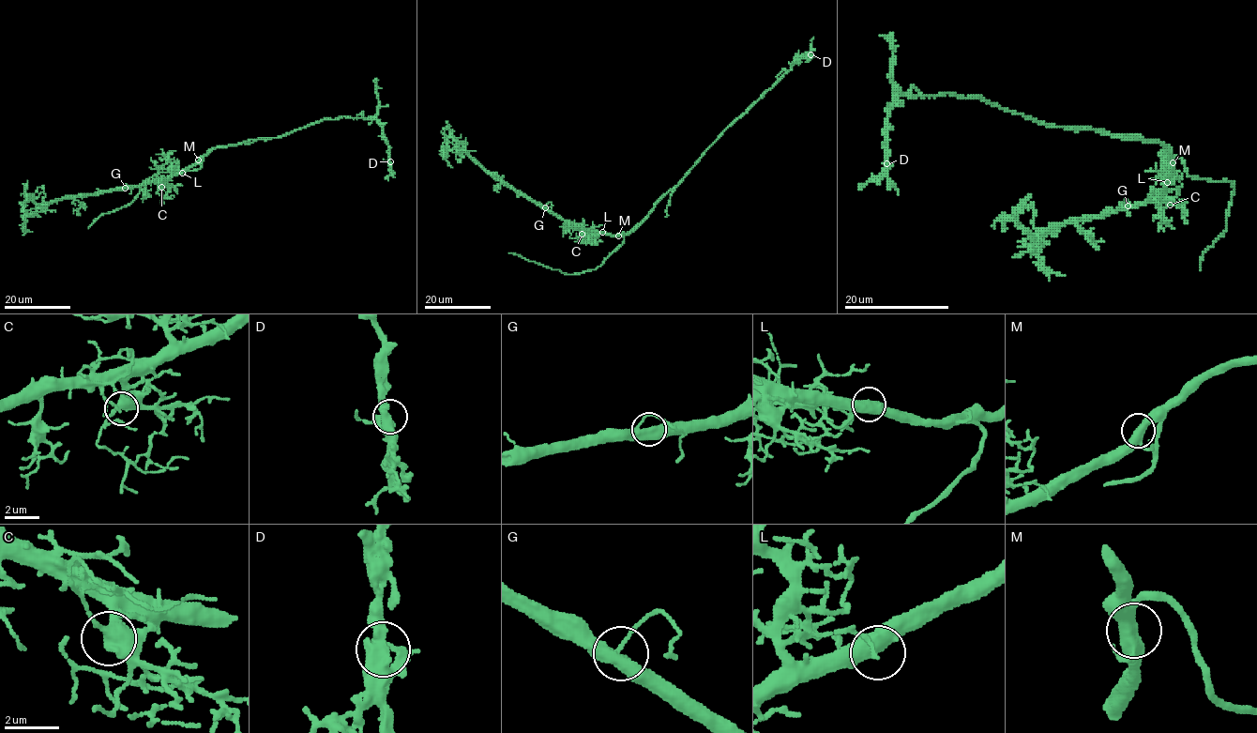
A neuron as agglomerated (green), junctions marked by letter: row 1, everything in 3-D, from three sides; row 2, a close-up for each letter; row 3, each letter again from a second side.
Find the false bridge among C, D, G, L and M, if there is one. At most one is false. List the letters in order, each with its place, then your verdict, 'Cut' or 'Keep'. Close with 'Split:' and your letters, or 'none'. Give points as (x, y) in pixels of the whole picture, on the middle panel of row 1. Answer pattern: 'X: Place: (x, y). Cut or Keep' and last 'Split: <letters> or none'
C: Place: (582, 234). Keep
D: Place: (810, 54). Keep
G: Place: (545, 207). Keep
L: Place: (602, 232). Keep
M: Place: (618, 236). Keep
Split: none

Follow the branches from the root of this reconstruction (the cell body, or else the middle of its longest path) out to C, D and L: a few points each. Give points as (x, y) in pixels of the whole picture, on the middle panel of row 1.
C: (648, 213), (626, 234), (612, 236), (589, 231), (582, 234)
D: (648, 213), (678, 183), (704, 152), (796, 60), (802, 55), (810, 54)
L: (648, 213), (626, 234), (607, 236), (602, 232)

